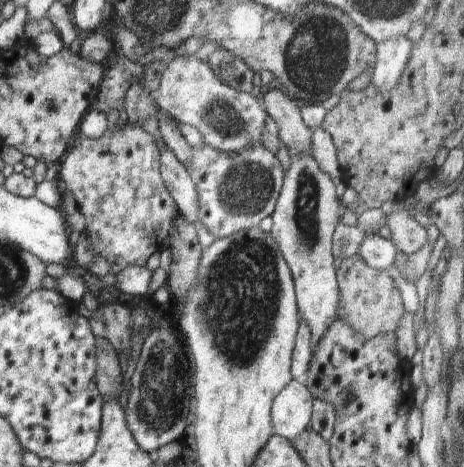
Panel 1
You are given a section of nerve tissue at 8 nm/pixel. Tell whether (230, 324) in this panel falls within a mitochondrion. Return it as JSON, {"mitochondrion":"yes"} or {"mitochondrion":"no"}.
{"mitochondrion":"yes"}

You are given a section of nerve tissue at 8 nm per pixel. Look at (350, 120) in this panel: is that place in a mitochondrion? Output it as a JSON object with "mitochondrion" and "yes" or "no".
{"mitochondrion":"no"}

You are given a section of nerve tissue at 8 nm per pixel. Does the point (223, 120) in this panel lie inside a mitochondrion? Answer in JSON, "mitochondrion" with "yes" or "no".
{"mitochondrion":"yes"}

